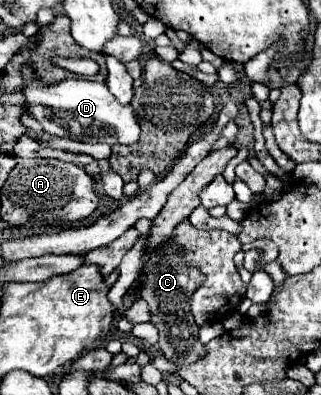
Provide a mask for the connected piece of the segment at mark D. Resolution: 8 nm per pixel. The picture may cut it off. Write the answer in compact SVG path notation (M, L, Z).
M24 65L26 73L26 101L30 115L42 123L44 131L54 137L64 137L80 143L108 143L108 145L132 145L140 137L140 125L132 105L120 105L120 101L108 91L106 83L70 79L58 85L38 85L34 73Z

